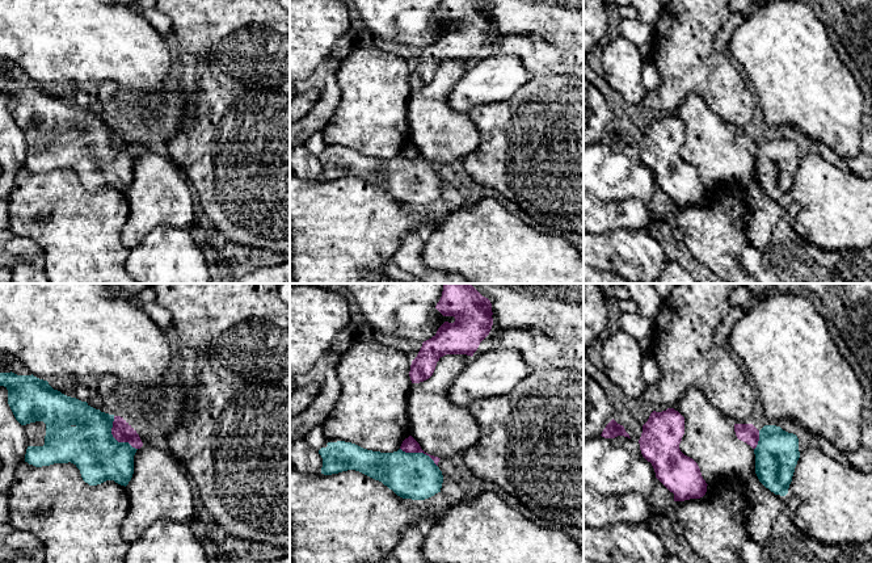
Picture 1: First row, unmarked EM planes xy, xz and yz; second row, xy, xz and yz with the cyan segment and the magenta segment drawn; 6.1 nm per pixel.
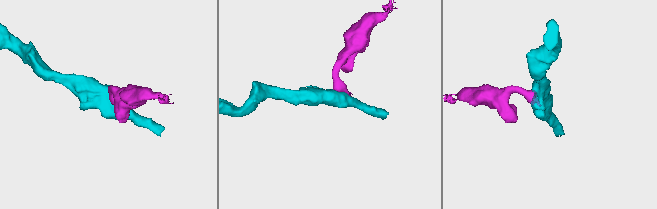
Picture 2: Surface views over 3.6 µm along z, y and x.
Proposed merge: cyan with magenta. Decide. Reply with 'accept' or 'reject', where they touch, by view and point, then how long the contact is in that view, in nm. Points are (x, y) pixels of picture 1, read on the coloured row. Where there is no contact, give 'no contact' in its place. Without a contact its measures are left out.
reject; meets cyan in xy at (114, 438); contact 260 nm long

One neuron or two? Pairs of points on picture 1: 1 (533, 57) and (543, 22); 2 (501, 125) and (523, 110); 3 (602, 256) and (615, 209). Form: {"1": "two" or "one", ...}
{"1": "two", "2": "one", "3": "two"}

